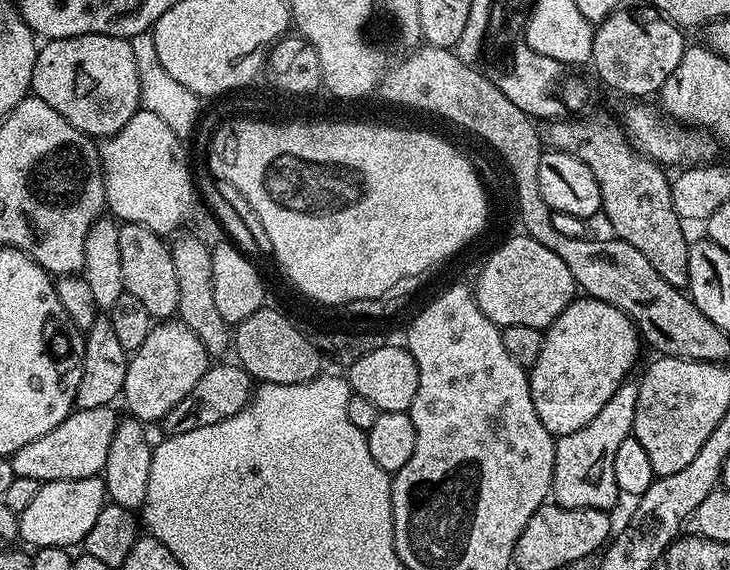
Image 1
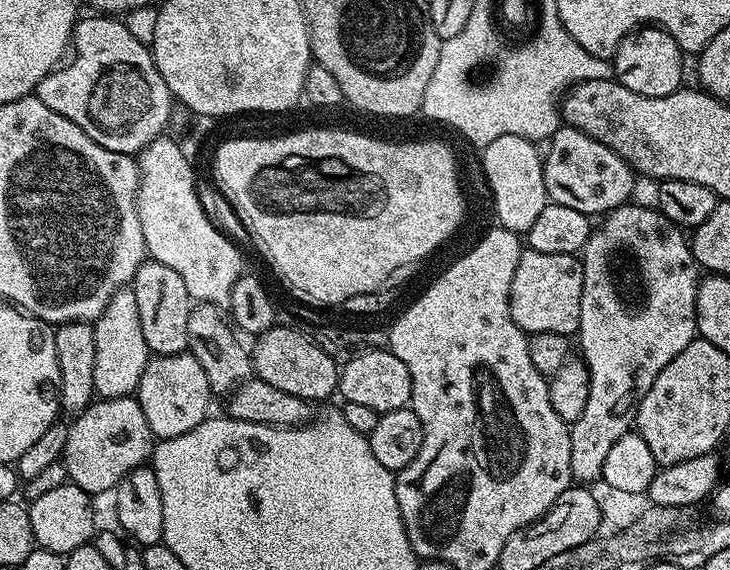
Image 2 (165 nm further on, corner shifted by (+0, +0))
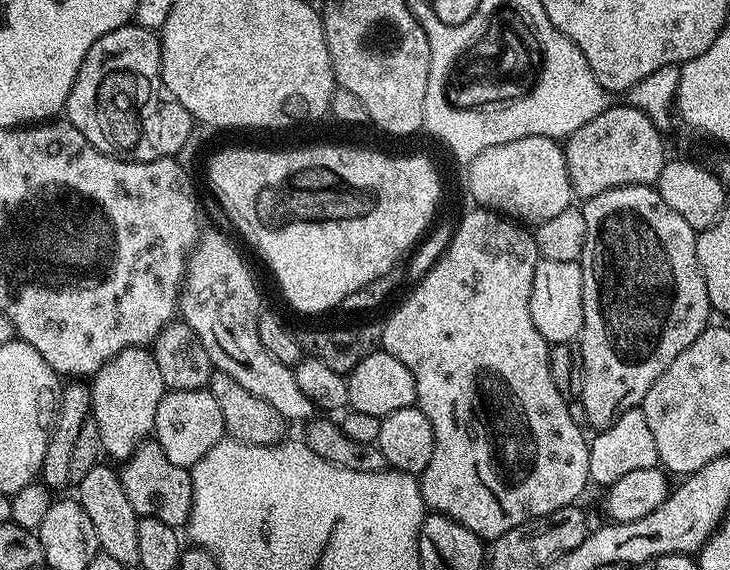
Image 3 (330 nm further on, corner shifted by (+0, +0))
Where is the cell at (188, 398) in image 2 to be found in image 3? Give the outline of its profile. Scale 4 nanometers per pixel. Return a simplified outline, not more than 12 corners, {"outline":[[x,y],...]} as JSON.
{"outline":[[165,391],[154,438],[191,469],[225,439],[211,391]]}

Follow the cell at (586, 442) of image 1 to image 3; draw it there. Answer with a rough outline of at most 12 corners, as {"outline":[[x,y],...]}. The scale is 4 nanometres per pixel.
{"outline":[[635,184],[587,197],[587,423],[643,405],[709,327],[697,229]]}

